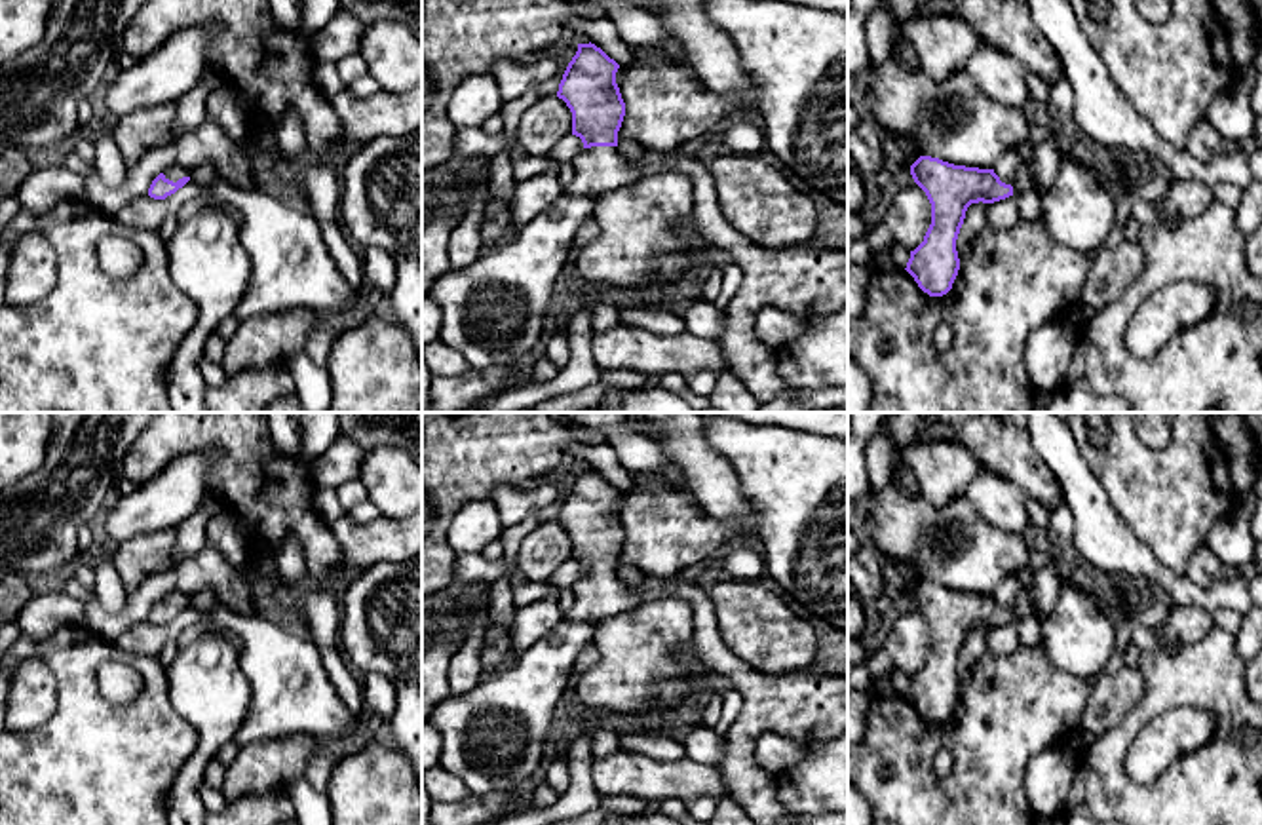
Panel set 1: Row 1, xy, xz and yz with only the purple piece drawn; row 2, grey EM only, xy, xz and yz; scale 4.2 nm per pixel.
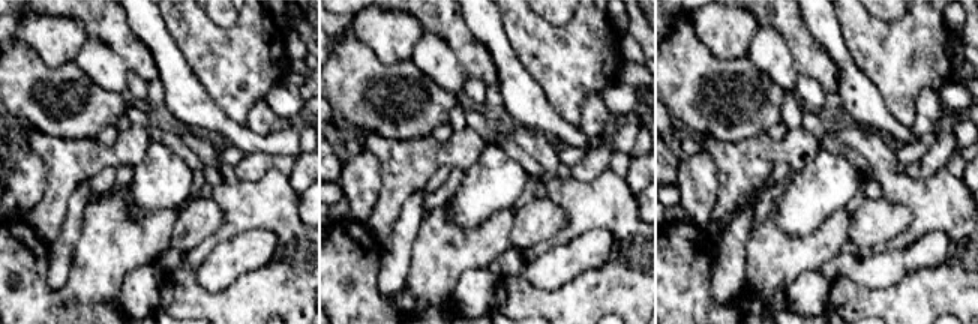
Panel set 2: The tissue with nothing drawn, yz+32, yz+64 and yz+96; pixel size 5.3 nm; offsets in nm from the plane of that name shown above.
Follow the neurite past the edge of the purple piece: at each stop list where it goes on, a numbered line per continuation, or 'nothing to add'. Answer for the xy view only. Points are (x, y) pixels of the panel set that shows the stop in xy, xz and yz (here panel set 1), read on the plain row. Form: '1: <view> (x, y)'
1: xy (173, 599)

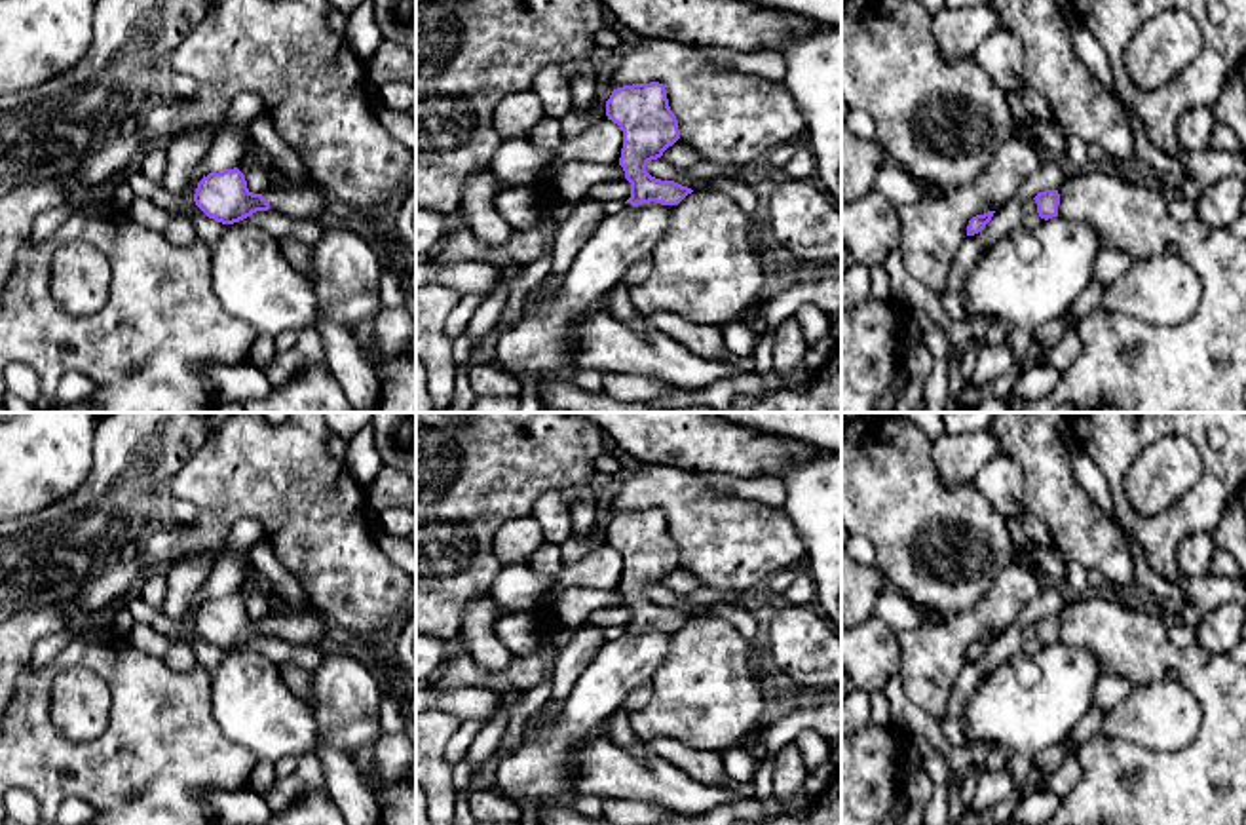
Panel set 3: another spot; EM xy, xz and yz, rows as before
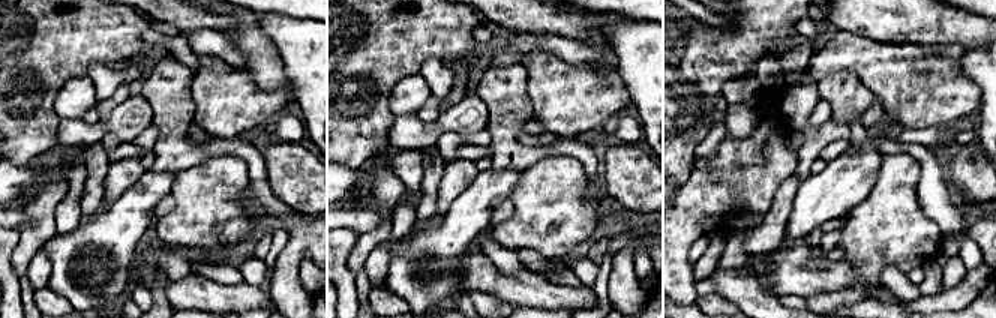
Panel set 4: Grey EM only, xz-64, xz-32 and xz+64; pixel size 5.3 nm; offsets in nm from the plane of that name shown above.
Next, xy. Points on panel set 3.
1: xy (293, 628)

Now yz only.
nothing to add

